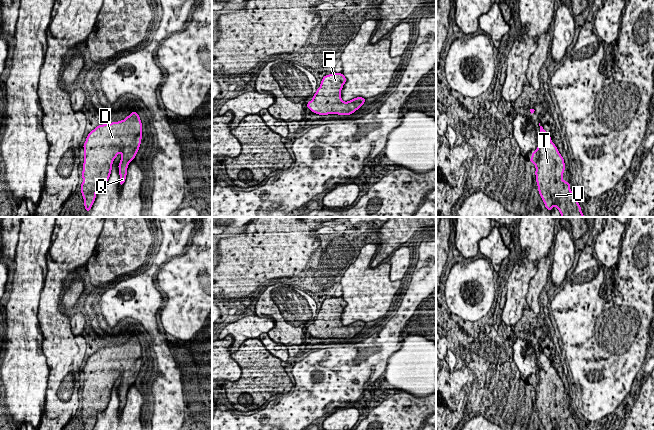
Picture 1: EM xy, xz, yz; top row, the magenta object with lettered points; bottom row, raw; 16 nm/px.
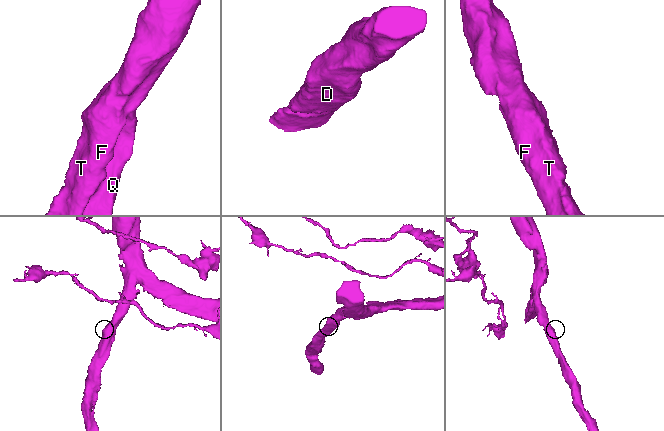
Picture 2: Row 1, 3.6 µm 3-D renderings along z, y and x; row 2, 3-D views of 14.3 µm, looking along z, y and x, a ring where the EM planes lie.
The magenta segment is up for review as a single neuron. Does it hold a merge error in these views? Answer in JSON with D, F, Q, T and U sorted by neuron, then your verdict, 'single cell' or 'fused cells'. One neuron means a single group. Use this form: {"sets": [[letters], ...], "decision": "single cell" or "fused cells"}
{"sets": [["D", "F", "Q", "T", "U"]], "decision": "single cell"}

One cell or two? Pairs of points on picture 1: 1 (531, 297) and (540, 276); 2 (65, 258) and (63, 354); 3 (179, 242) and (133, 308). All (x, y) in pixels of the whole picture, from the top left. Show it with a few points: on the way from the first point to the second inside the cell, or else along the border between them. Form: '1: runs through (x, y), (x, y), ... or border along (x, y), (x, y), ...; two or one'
1: runs through (534, 292), (539, 281); one
2: runs through (54, 282), (52, 291), (52, 323), (56, 330); one
3: runs through (162, 257), (146, 277), (138, 291); one

